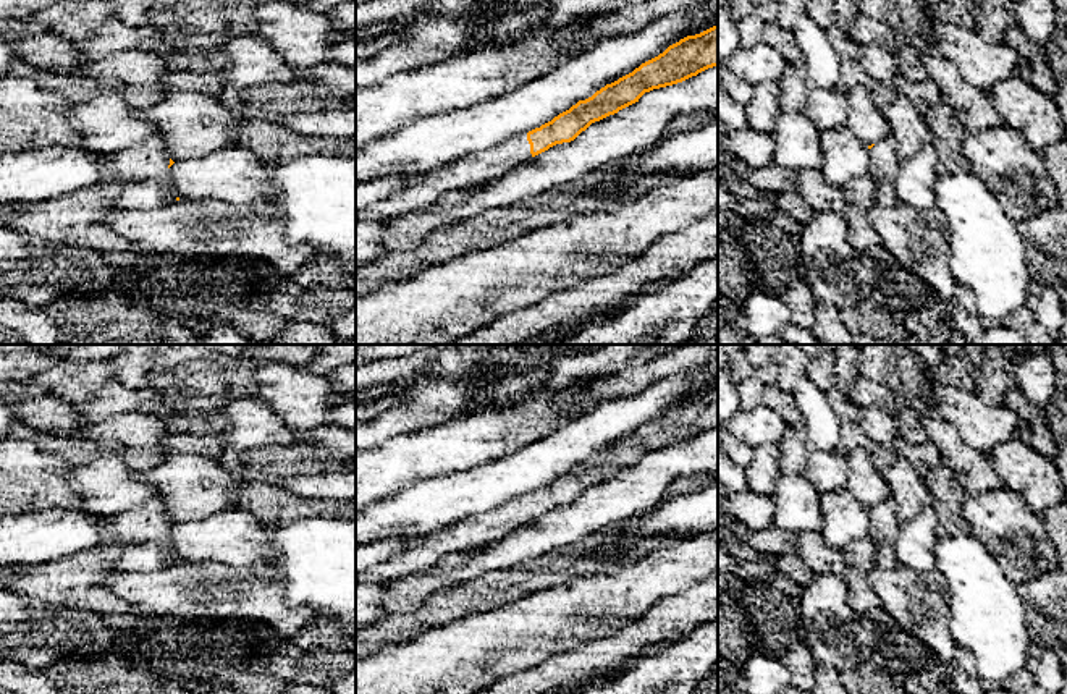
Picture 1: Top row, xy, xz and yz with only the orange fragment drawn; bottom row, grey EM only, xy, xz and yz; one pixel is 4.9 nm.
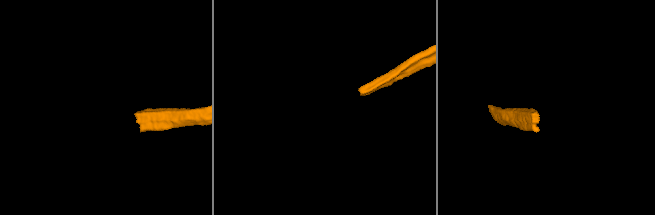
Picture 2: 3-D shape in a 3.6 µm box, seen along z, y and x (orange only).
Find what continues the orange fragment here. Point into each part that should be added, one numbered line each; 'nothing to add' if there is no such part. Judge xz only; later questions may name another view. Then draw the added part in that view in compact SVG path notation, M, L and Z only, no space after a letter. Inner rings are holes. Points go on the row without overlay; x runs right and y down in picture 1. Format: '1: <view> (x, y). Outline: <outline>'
1: xz (485, 528). Outline: M527 495L516 497L487 513L462 519L438 532L430 532L419 544L404 548L391 558L356 574L359 582L393 581L396 578L427 571L441 556L453 552L469 552L495 542L511 531L532 521Z

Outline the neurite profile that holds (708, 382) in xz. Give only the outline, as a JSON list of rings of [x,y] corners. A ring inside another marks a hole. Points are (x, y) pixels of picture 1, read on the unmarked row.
[[[718,367],[710,375],[703,377],[700,380],[700,385],[694,390],[687,391],[685,396],[682,400],[679,400],[676,404],[679,404],[681,401],[684,401],[687,398],[700,396],[716,387],[718,387]]]

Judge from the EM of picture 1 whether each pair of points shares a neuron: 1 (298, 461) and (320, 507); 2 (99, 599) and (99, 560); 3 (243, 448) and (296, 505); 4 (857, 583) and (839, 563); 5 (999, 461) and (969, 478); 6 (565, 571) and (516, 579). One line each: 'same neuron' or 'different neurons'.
1: different neurons
2: same neuron
3: different neurons
4: different neurons
5: different neurons
6: same neuron

